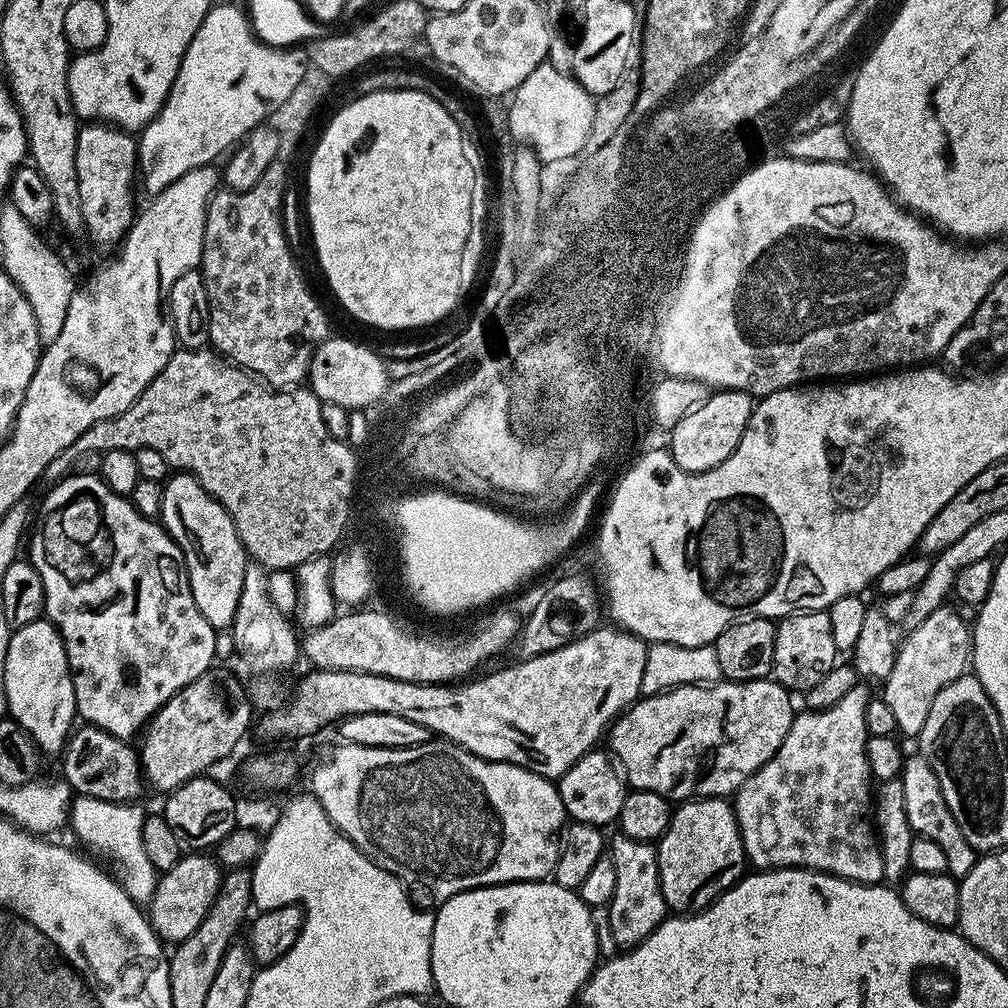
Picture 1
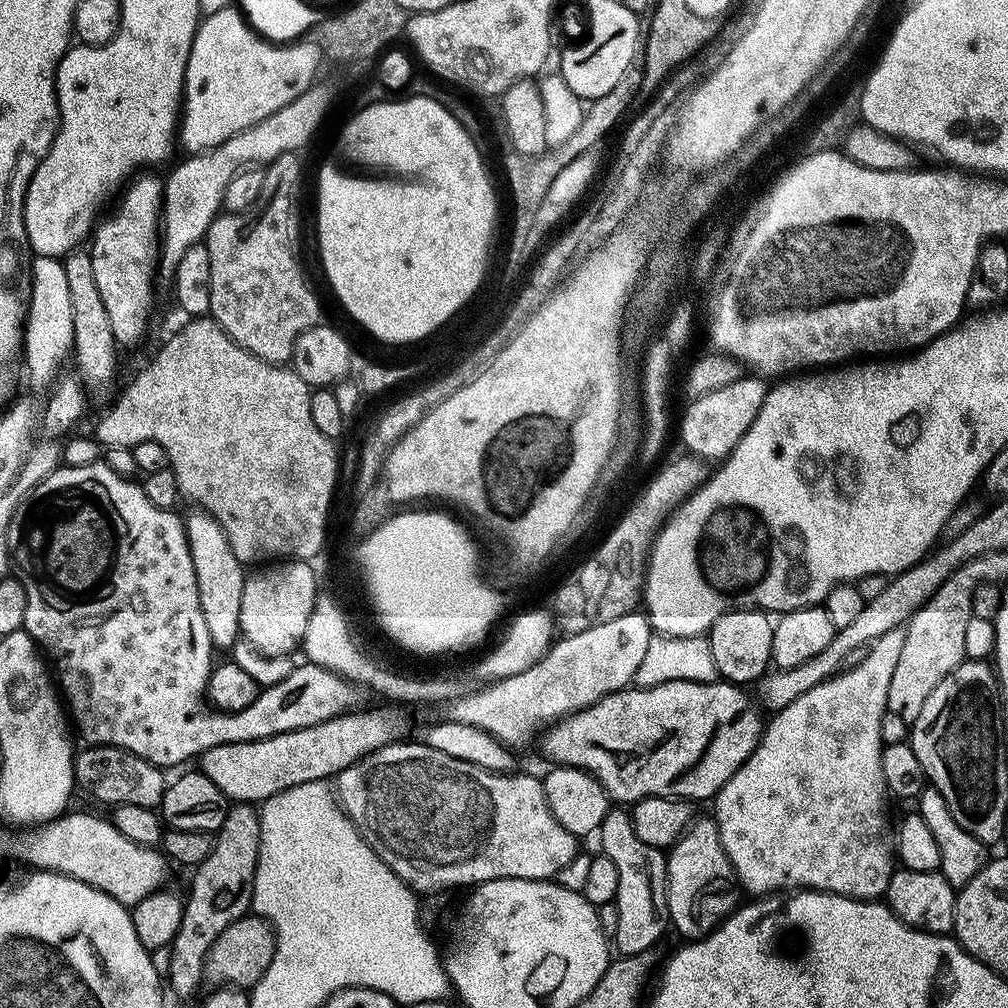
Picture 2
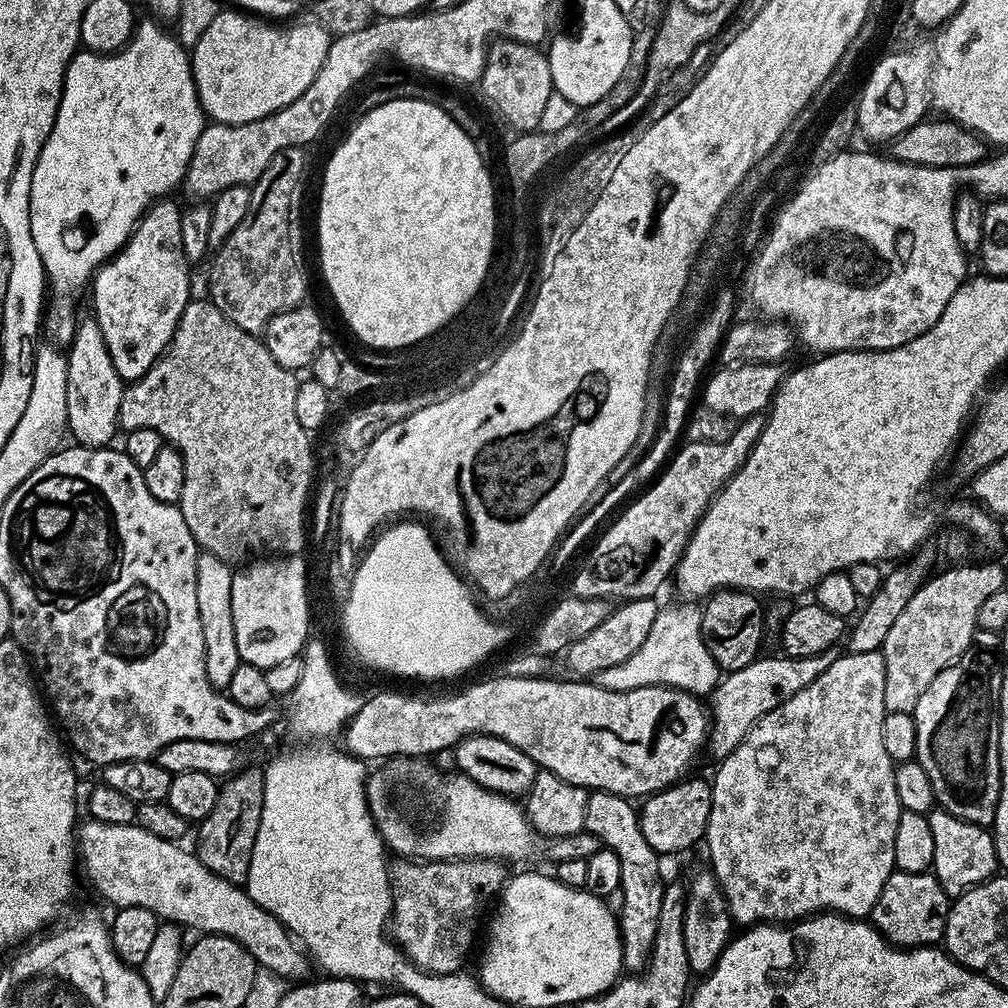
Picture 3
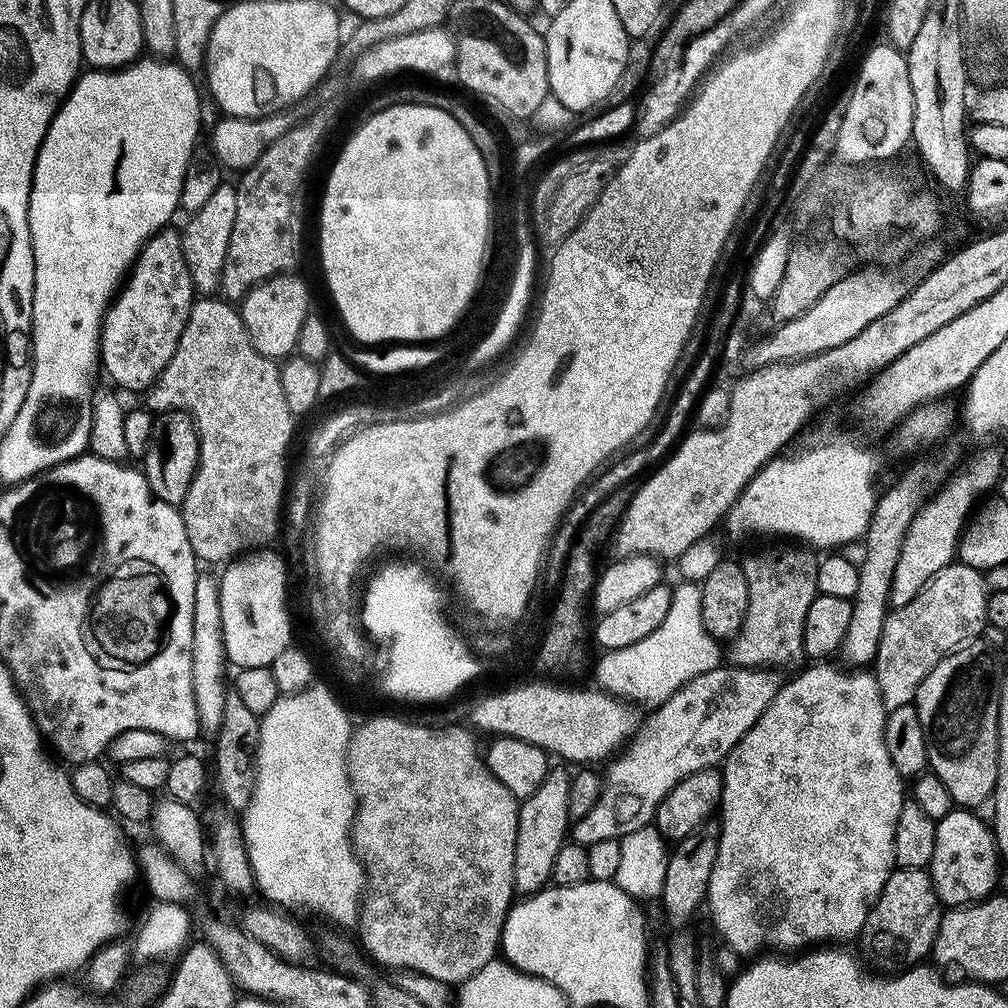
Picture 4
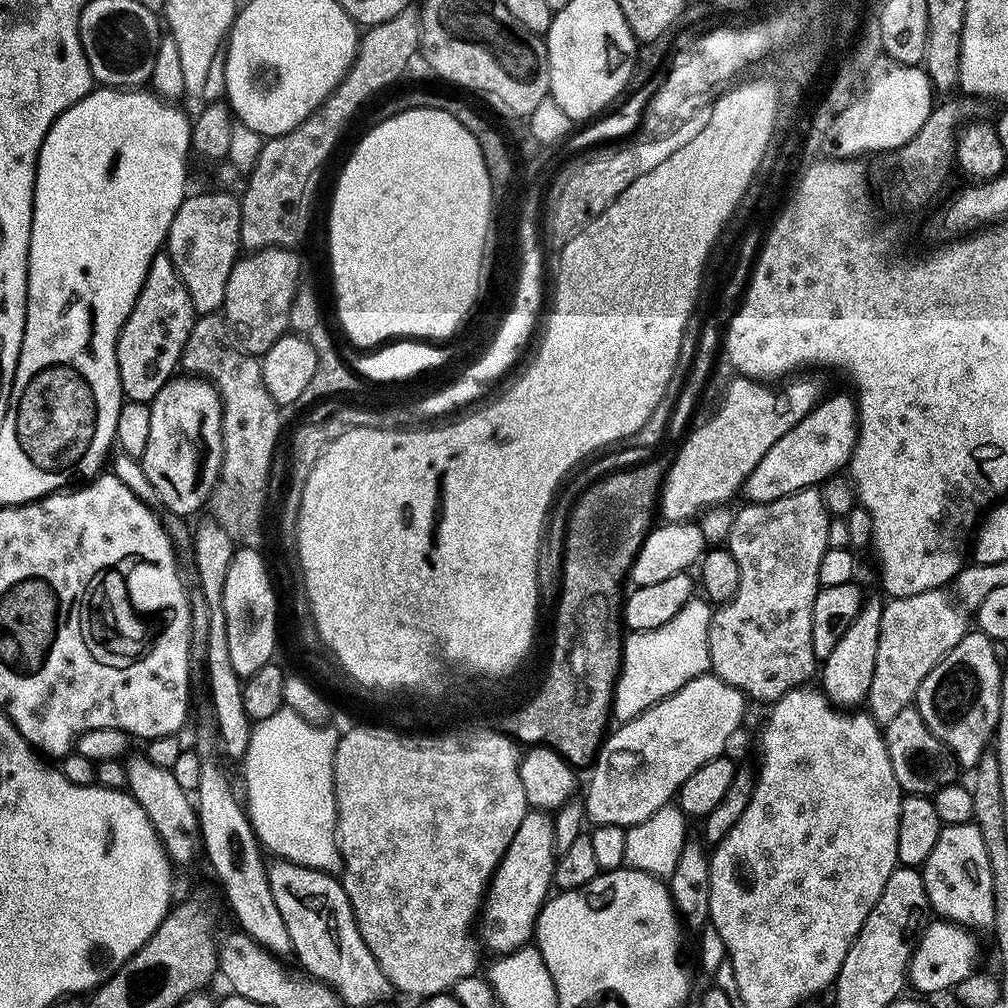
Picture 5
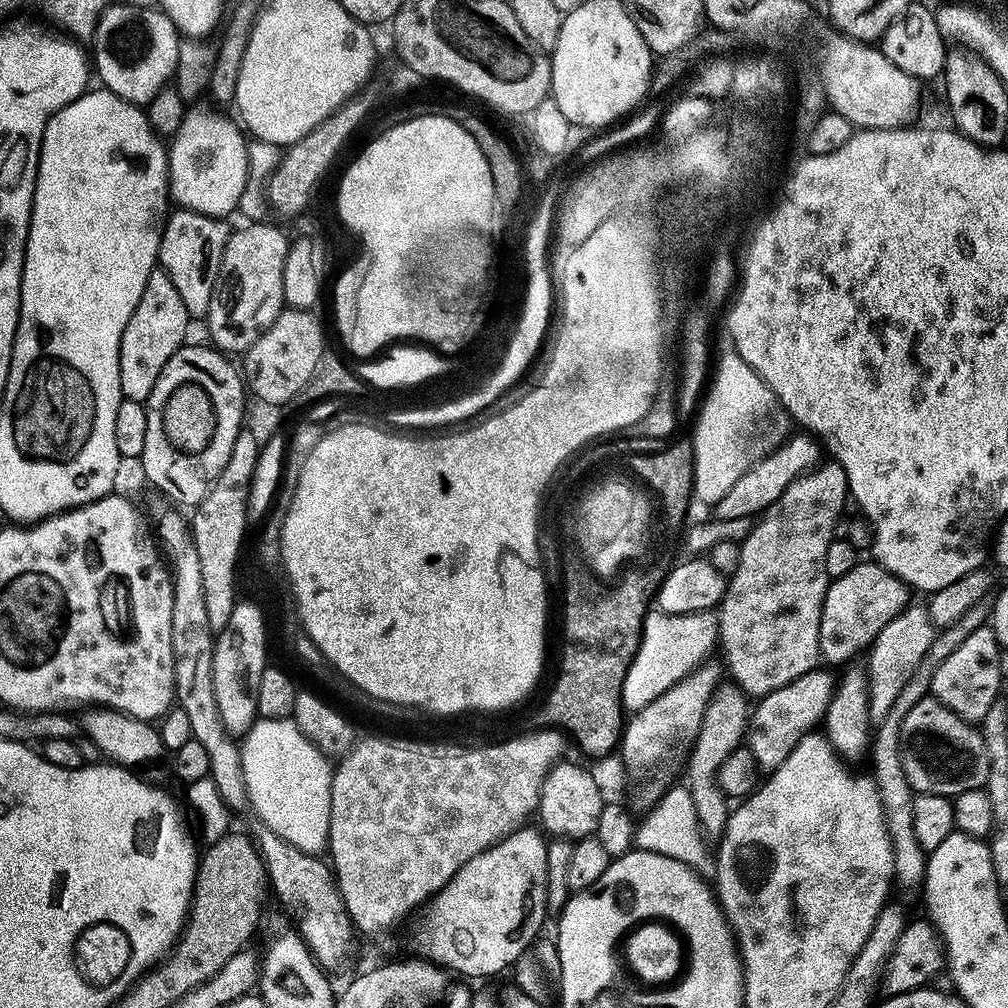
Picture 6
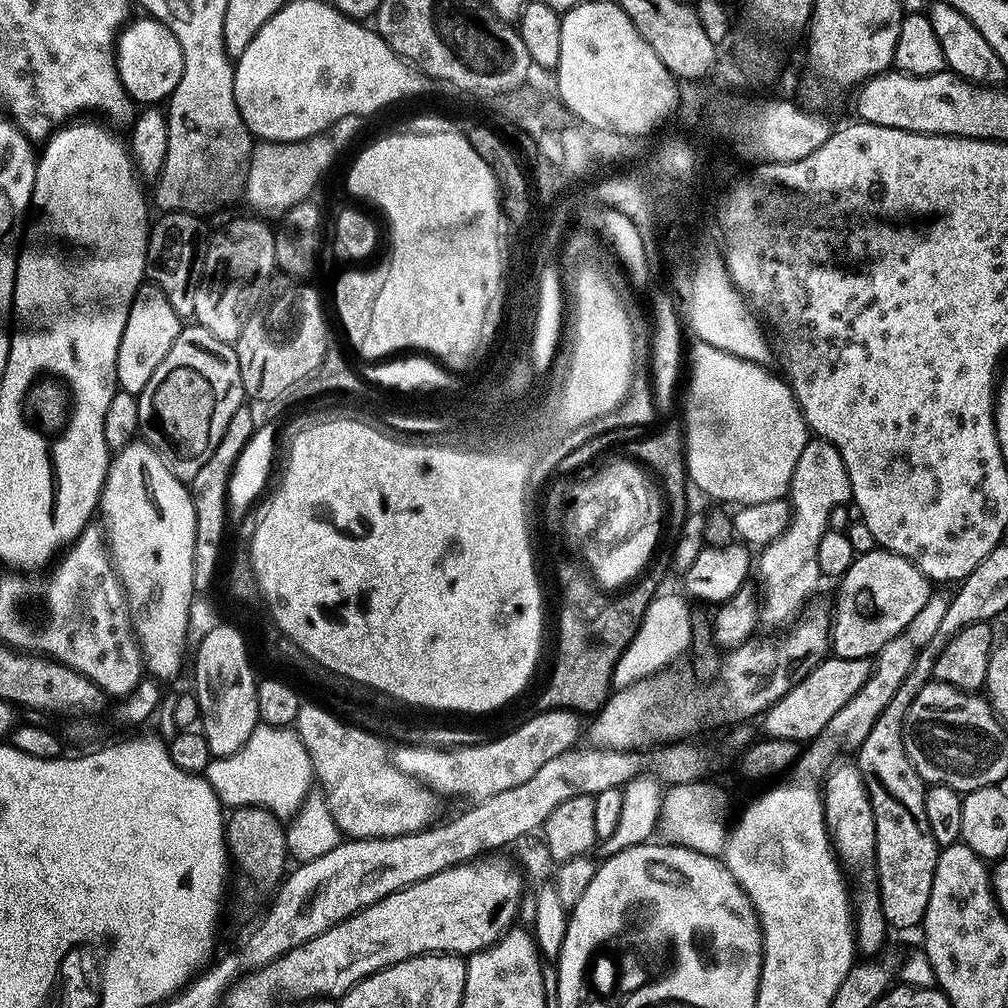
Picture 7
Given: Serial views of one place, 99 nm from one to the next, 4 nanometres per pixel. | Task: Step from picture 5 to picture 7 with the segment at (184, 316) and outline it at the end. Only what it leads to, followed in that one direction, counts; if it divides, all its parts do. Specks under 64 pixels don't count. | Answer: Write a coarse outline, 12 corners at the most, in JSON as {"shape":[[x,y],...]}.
{"shape":[[154,283],[130,302],[117,389],[146,390],[182,317]]}

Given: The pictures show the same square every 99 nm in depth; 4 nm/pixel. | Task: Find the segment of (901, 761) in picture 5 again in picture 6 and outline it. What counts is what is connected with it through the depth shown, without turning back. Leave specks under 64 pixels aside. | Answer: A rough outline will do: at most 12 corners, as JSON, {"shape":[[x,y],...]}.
{"shape":[[935,698],[900,727],[913,793],[984,788],[979,727]]}

